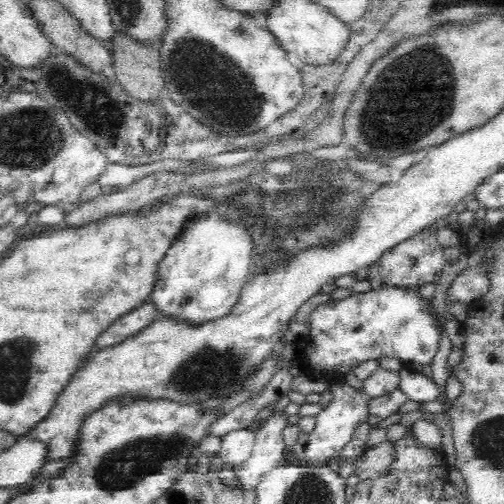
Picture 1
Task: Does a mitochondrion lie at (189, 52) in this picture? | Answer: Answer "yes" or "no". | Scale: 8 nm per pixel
yes

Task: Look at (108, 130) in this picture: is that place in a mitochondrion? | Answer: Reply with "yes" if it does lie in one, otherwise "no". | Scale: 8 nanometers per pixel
no

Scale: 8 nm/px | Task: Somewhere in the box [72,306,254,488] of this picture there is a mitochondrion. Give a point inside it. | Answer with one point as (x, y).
(209, 371)

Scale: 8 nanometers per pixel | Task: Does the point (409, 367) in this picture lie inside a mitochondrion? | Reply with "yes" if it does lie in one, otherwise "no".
no

